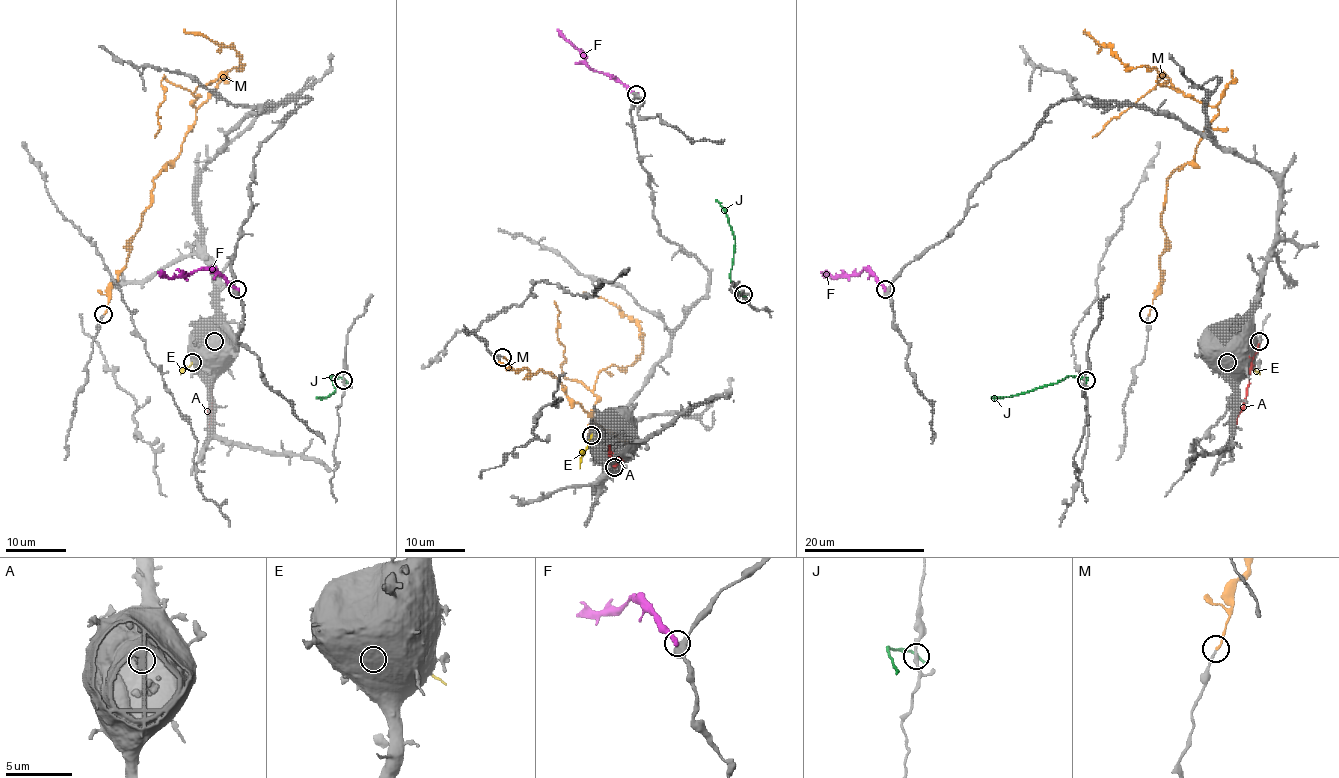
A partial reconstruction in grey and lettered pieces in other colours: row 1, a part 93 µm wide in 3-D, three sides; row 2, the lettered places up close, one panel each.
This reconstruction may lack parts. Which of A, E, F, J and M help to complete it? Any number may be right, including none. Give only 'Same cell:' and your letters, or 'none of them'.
Same cell: M

